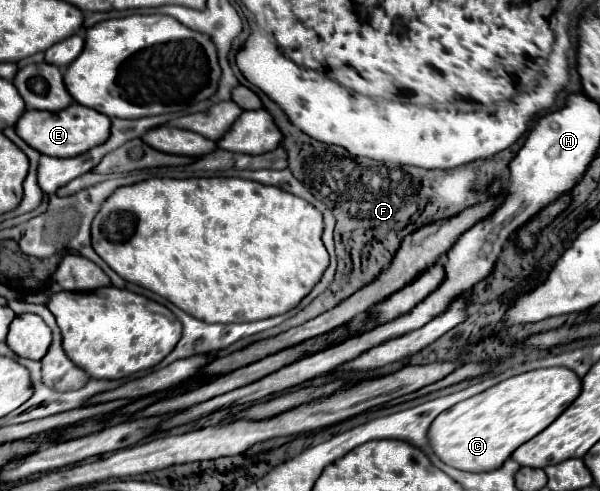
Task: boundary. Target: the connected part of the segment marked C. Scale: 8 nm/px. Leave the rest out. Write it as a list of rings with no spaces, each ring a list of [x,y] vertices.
[[[541,368],[511,376],[439,414],[429,428],[433,452],[449,466],[467,472],[499,468],[515,448],[545,430],[581,392],[581,380],[569,368]]]

